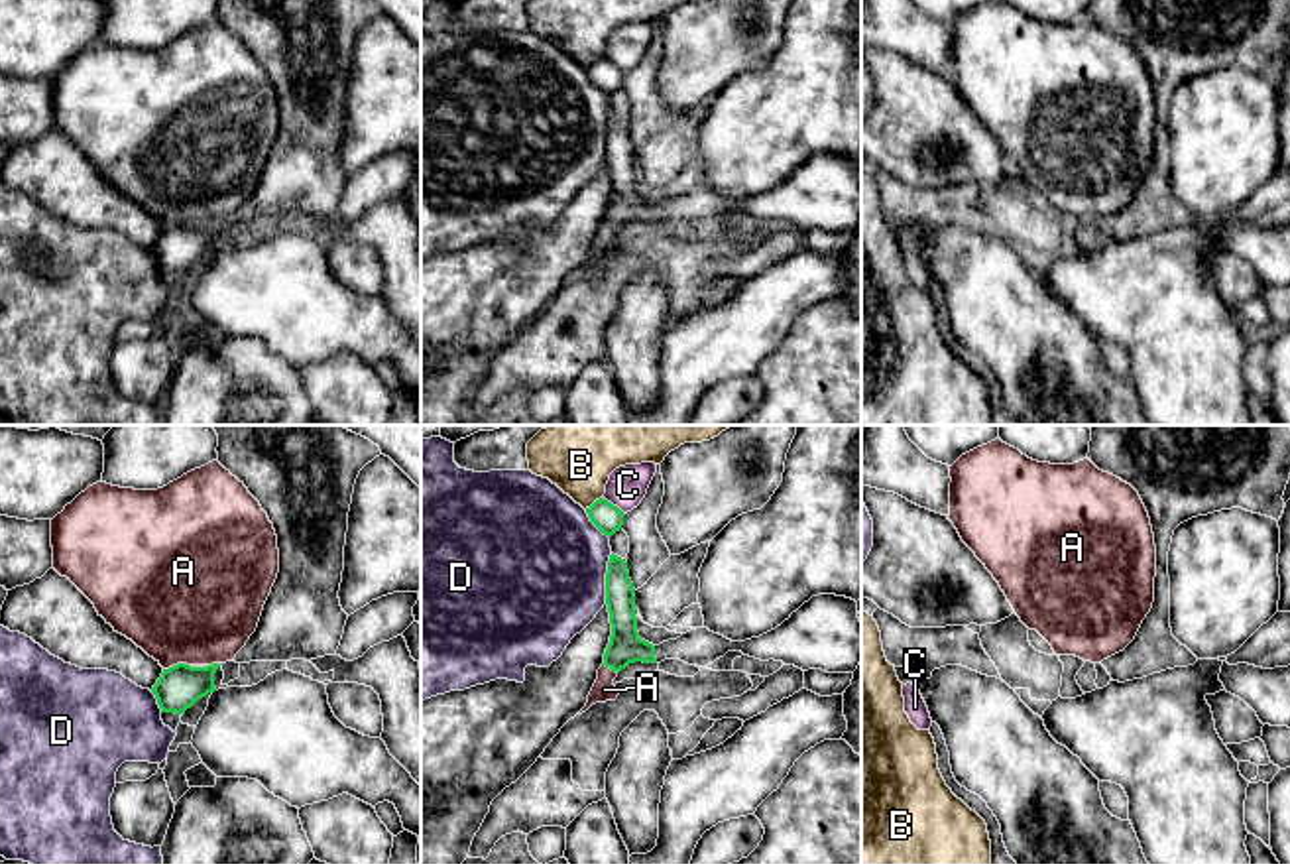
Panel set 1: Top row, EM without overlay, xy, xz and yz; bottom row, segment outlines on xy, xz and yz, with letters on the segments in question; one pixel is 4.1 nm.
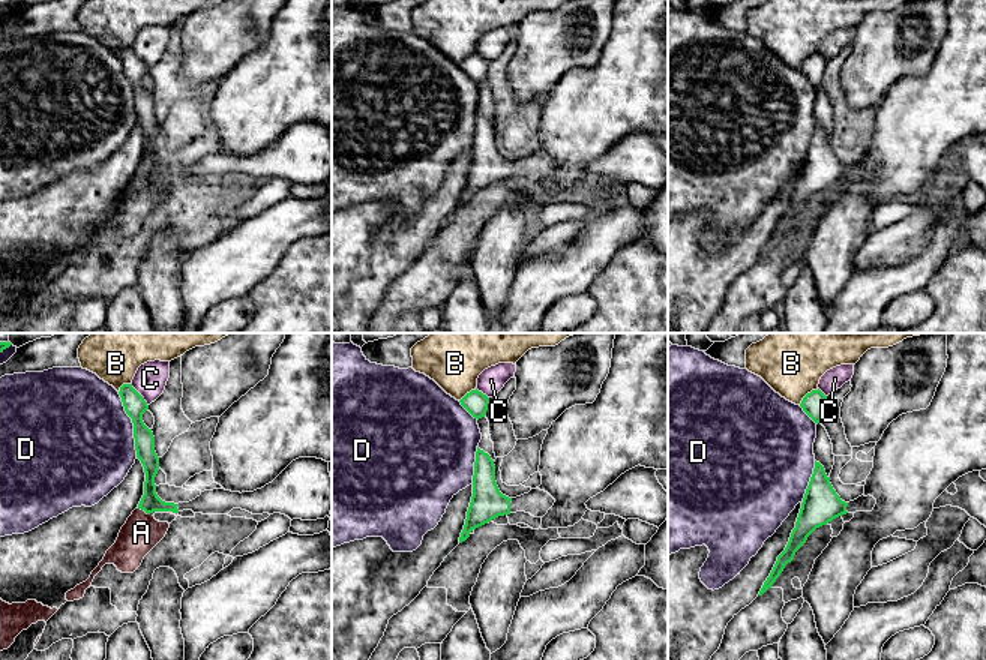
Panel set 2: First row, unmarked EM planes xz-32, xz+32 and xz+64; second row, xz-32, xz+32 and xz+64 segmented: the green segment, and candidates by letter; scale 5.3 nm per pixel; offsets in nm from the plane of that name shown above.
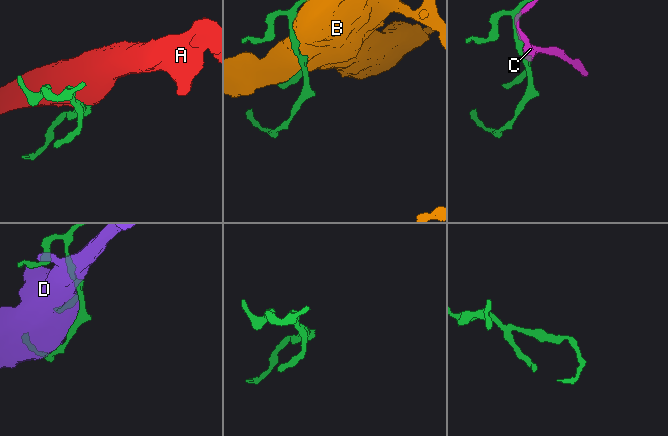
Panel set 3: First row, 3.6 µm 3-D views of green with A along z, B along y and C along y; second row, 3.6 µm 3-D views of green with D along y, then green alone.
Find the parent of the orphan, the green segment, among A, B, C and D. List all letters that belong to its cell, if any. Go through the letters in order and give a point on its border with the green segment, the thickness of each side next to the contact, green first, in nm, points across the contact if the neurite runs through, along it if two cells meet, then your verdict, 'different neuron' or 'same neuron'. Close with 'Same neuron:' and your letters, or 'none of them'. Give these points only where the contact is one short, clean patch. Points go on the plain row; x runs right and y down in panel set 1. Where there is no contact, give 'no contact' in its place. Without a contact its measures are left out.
A: contact xy (177, 223); calibres 180 and 500 nm; border xy (189, 223), (174, 223), (164, 229); different neuron
B: contact xz (594, 61); calibres 120 and 240 nm; different neuron
C: contact xz (612, 63); calibres 120 and 160 nm; different neuron
D: contact xz (606, 138); calibres 130 and 500 nm; different neuron
Same neuron: none of them

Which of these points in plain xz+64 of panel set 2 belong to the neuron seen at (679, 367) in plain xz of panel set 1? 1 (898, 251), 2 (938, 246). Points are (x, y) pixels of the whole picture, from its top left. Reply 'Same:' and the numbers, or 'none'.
Same: 2

